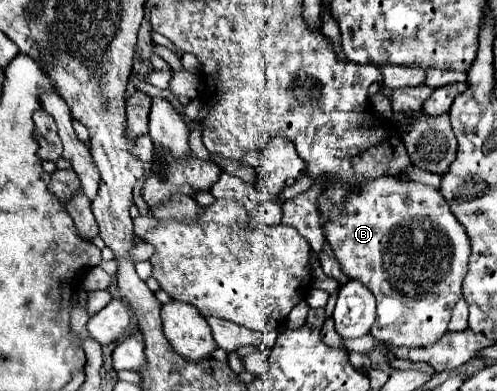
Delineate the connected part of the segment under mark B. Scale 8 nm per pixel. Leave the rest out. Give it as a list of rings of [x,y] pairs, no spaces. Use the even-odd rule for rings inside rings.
[[[381,177],[361,181],[361,189],[357,191],[349,191],[347,185],[331,185],[331,189],[321,193],[321,201],[317,201],[317,205],[321,209],[321,229],[341,265],[341,271],[349,279],[361,281],[377,299],[377,319],[369,333],[391,347],[429,347],[437,343],[447,331],[453,305],[461,299],[461,283],[467,273],[471,253],[465,227],[453,217],[439,189],[409,179]],[[429,275],[437,277],[437,293],[419,293],[419,283]]]

